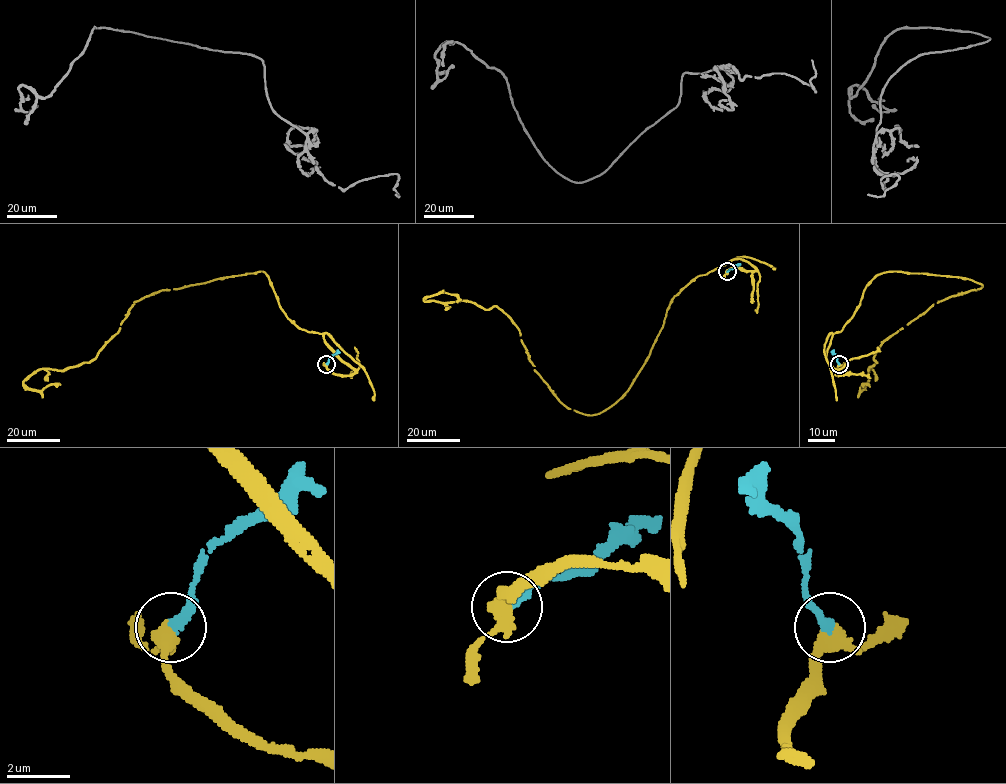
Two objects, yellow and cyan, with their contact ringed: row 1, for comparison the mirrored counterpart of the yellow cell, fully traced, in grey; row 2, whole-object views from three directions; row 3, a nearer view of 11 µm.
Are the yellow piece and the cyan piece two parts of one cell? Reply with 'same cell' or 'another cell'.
same cell

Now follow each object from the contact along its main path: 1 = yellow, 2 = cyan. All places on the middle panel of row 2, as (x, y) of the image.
1: (727, 271), (755, 268), (679, 292), (596, 414), (561, 403), (498, 307), (457, 302)
2: (727, 271), (740, 263)

